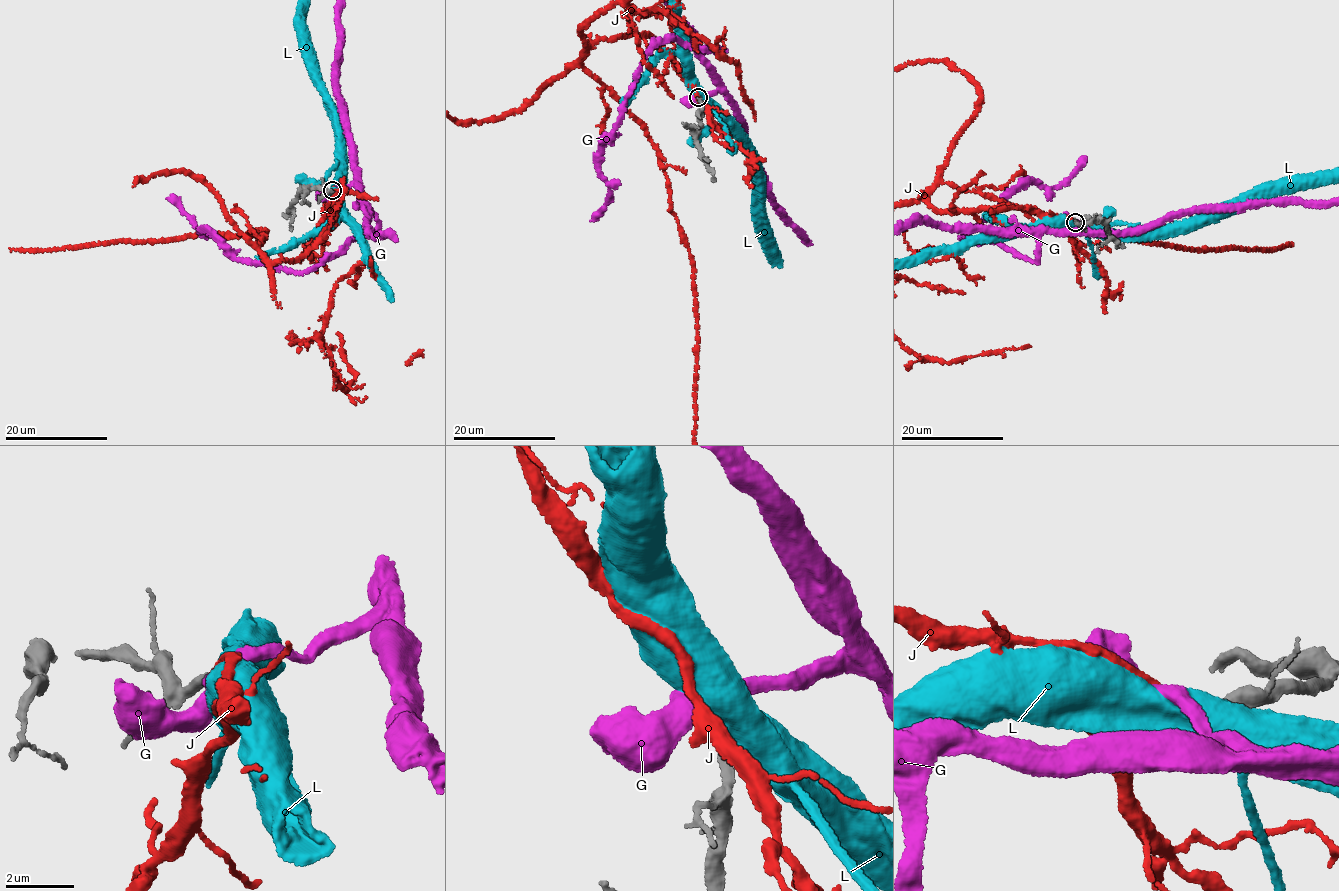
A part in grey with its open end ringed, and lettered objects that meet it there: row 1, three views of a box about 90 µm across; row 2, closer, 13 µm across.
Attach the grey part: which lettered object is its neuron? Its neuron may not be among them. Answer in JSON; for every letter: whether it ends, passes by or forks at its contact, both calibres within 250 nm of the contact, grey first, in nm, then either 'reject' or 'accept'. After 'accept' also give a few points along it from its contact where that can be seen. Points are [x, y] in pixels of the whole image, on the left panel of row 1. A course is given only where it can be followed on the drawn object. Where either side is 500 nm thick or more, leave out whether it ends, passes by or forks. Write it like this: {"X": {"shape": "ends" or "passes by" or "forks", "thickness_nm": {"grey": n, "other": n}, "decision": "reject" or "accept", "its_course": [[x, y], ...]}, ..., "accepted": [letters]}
{"G": {"shape": "passes by", "thickness_nm": {"grey": 240, "other": 320}, "decision": "reject"}, "J": {"shape": "ends", "thickness_nm": {"grey": 240, "other": 200}, "decision": "accept", "its_course": [[332, 190], [332, 222], [286, 261], [252, 228], [15, 249]]}, "L": {"thickness_nm": {"grey": 280, "other": 950}, "decision": "reject"}, "accepted": ["J"]}

